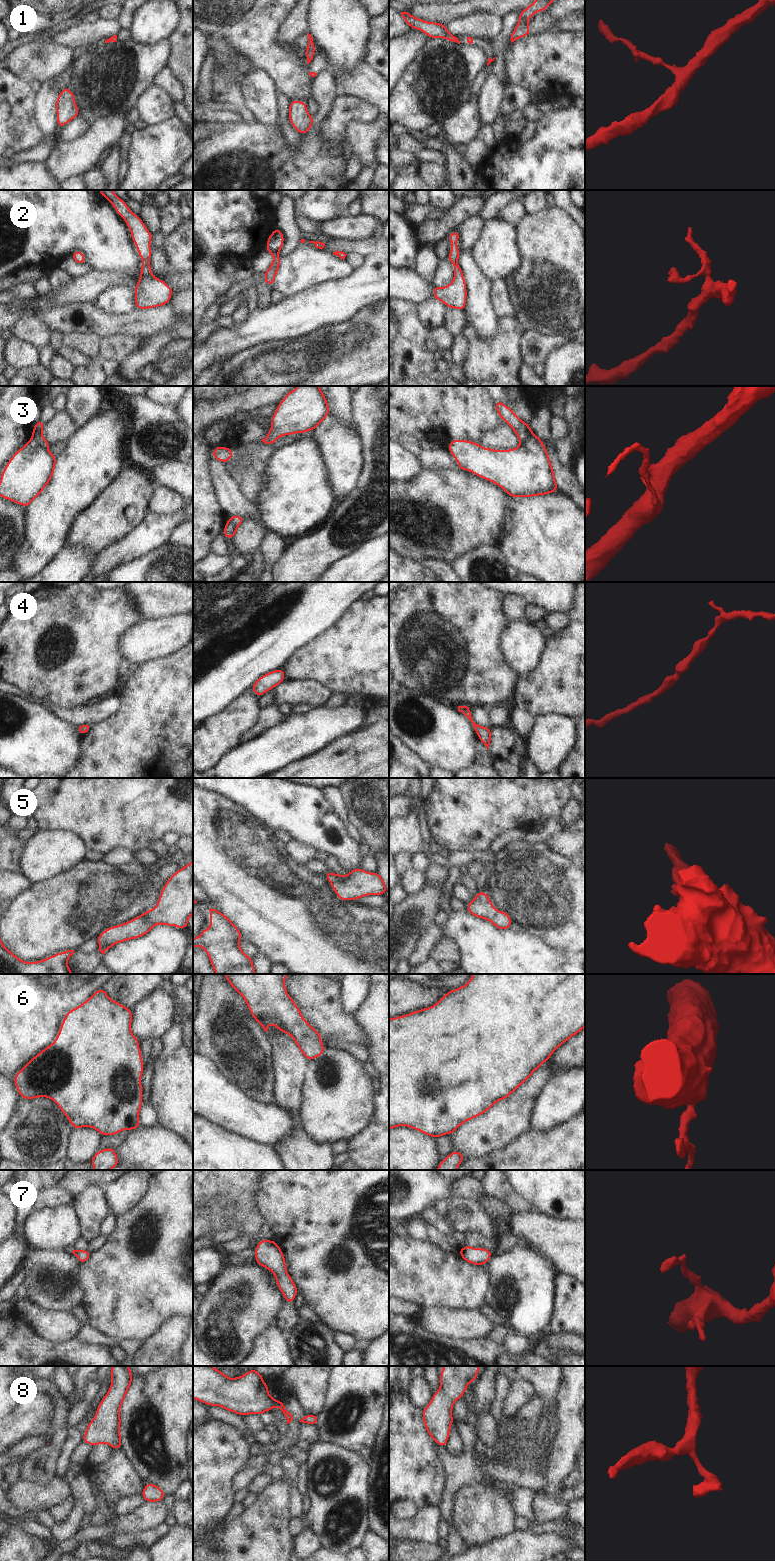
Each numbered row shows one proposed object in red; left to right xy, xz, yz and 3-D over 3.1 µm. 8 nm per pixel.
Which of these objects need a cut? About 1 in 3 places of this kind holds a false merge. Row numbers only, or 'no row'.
3

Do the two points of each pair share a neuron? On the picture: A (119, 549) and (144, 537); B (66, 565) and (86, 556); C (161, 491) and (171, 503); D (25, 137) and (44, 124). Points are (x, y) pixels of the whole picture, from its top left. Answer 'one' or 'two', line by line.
A: one
B: one
C: one
D: two

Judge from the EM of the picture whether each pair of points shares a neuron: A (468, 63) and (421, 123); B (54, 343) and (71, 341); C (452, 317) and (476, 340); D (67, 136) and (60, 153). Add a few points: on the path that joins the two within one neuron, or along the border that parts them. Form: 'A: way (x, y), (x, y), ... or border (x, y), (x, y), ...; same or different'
A: way (453, 78), (423, 108); same
B: border (63, 335), (61, 345); different
C: border (467, 323), (463, 333); different
D: border (85, 132), (70, 141), (58, 142); different

